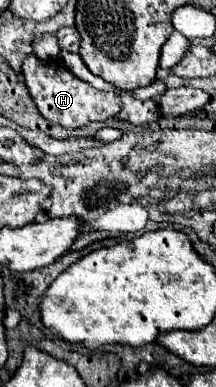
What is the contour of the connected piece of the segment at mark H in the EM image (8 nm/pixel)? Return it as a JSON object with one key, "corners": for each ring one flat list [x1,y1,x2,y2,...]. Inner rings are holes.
{"corners":[[29,54,23,60,21,72,23,72,25,84,29,88,29,94,35,102,35,106,39,108,43,118,47,118,51,124,59,124,65,128,77,128,77,126,85,126,87,122,93,122,93,120,113,118,121,110,121,98,117,92,95,90,87,82,79,80,73,72,69,72,65,68,65,64,61,62,61,58,43,62,35,54]]}

